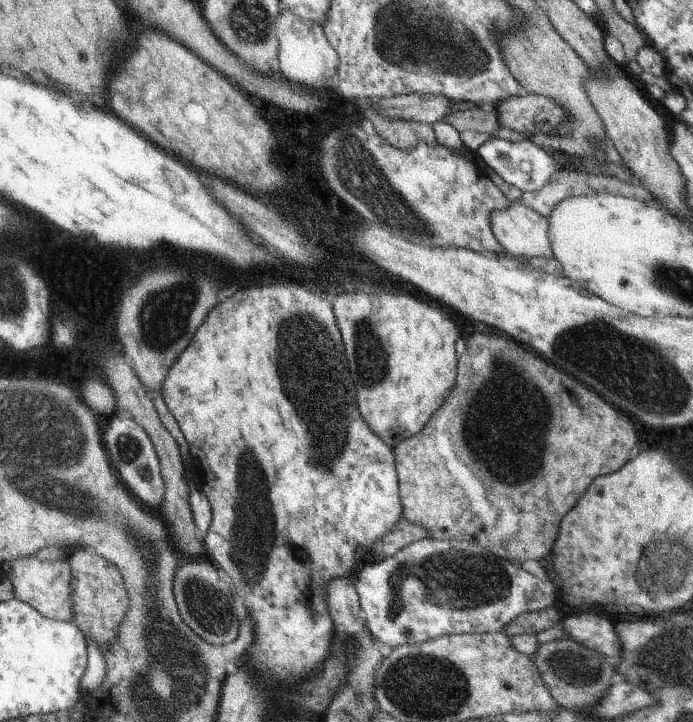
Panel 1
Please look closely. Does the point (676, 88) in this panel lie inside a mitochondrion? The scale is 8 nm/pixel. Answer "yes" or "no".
no

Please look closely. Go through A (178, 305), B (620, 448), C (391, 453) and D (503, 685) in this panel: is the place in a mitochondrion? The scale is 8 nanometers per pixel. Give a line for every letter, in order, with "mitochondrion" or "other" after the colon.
A: mitochondrion
B: other
C: other
D: other

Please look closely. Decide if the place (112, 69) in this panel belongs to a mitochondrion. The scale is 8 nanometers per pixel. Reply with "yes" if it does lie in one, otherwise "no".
no

